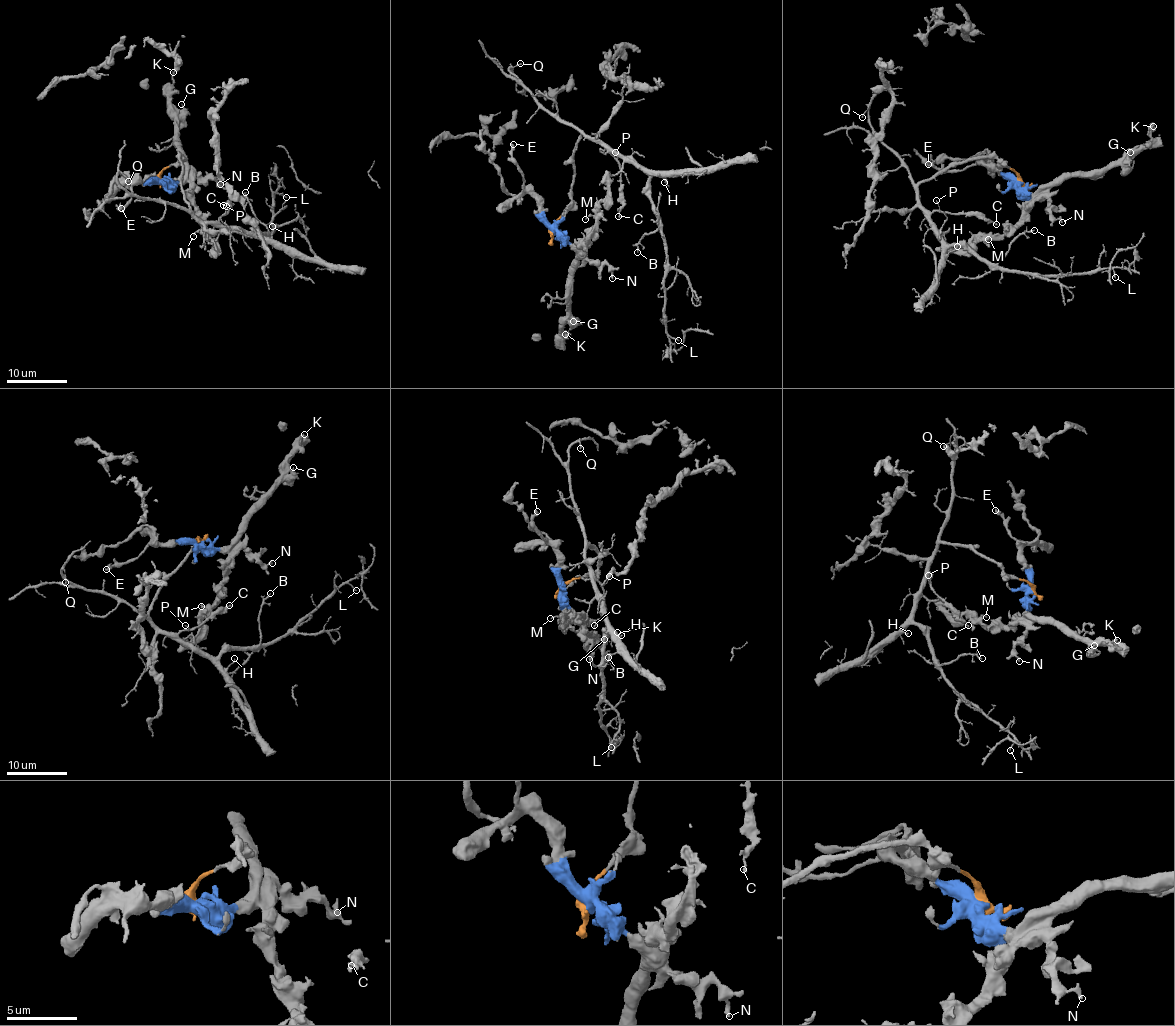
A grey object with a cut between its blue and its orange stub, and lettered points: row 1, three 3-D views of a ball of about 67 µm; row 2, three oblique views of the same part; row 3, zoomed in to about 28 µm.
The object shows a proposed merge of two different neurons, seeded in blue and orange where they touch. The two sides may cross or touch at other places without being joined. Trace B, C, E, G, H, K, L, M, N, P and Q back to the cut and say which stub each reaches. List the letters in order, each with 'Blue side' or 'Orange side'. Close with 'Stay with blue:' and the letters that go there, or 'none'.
B: Orange side
C: Orange side
E: Blue side
G: Blue side
H: Orange side
K: Blue side
L: Orange side
M: Blue side
N: Blue side
P: Orange side
Q: Orange side
Stay with blue: E, G, K, M, N

